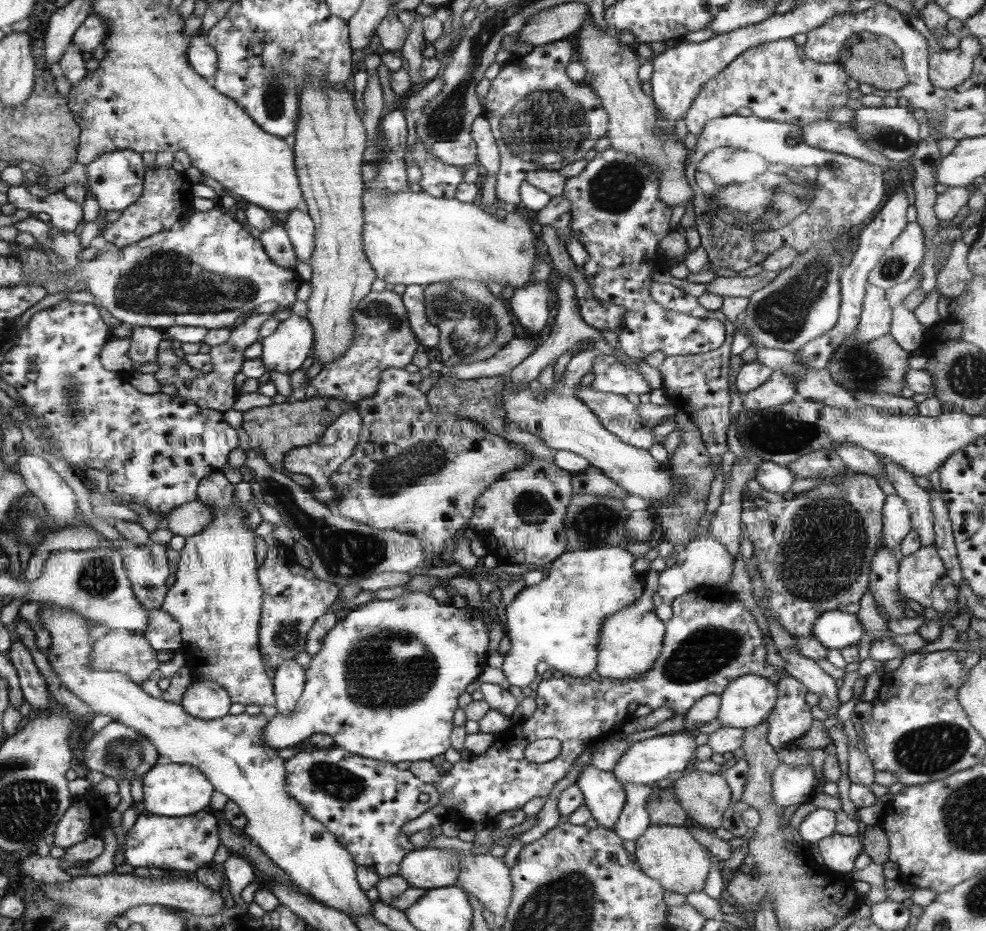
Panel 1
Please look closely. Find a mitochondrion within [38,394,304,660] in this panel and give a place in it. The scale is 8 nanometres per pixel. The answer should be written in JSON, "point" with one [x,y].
{"point":[96,578]}

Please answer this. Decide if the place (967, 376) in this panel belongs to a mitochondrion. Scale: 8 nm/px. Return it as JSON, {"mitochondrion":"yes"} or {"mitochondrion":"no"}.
{"mitochondrion":"yes"}

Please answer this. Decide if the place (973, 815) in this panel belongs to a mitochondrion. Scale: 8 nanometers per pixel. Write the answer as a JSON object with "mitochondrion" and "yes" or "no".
{"mitochondrion":"yes"}

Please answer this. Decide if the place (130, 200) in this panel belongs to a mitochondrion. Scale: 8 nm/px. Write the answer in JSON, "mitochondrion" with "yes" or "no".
{"mitochondrion":"no"}

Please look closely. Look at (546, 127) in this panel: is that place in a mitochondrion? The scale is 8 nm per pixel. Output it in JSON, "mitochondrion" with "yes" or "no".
{"mitochondrion":"yes"}

